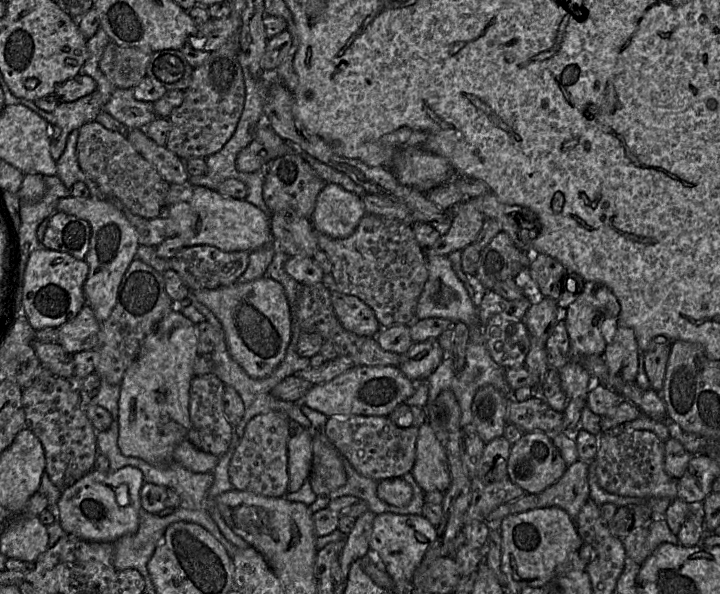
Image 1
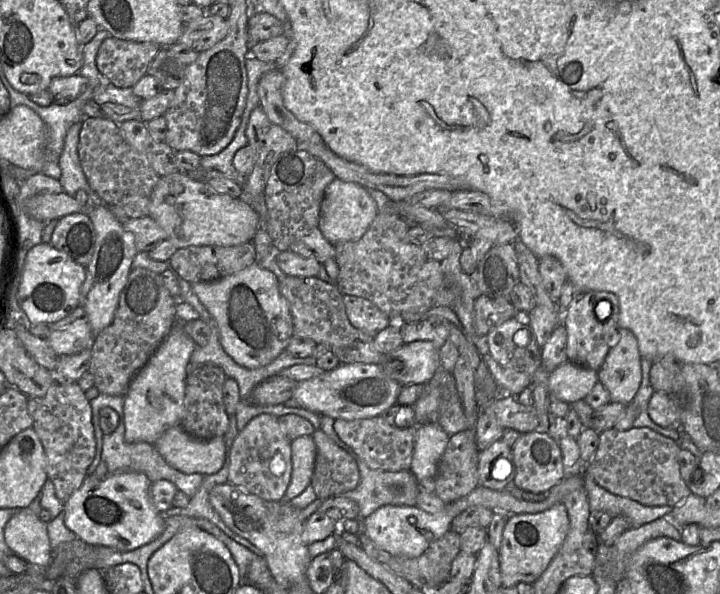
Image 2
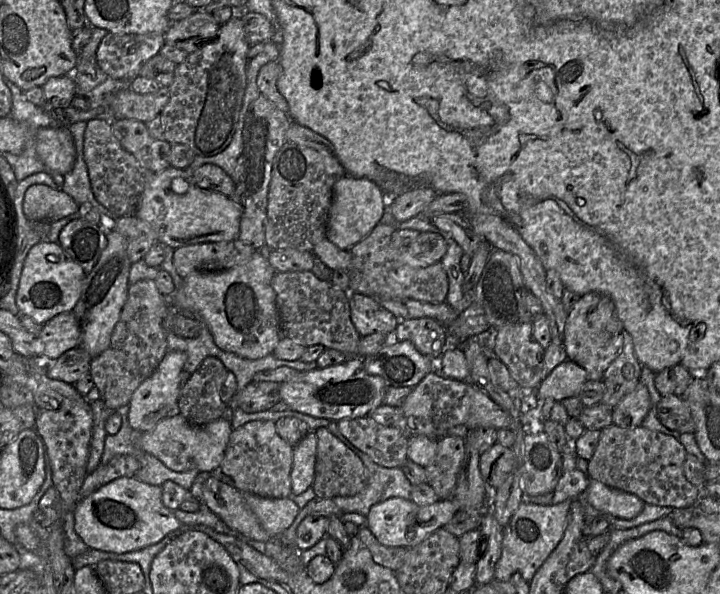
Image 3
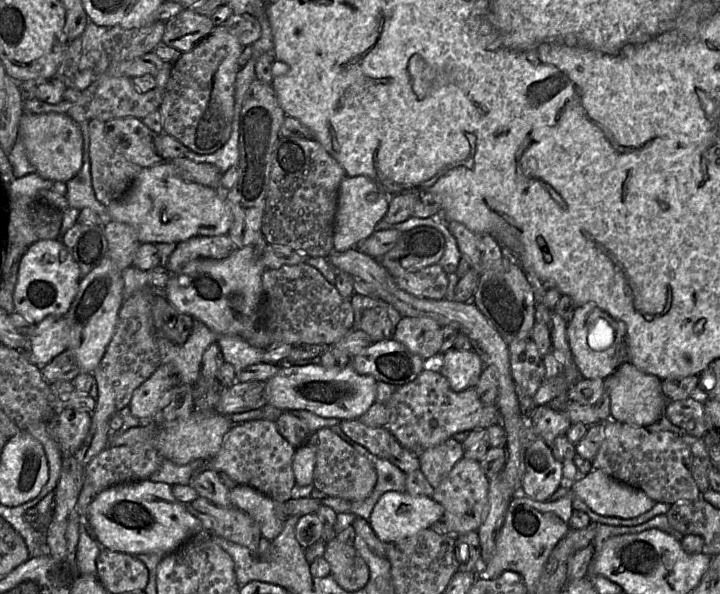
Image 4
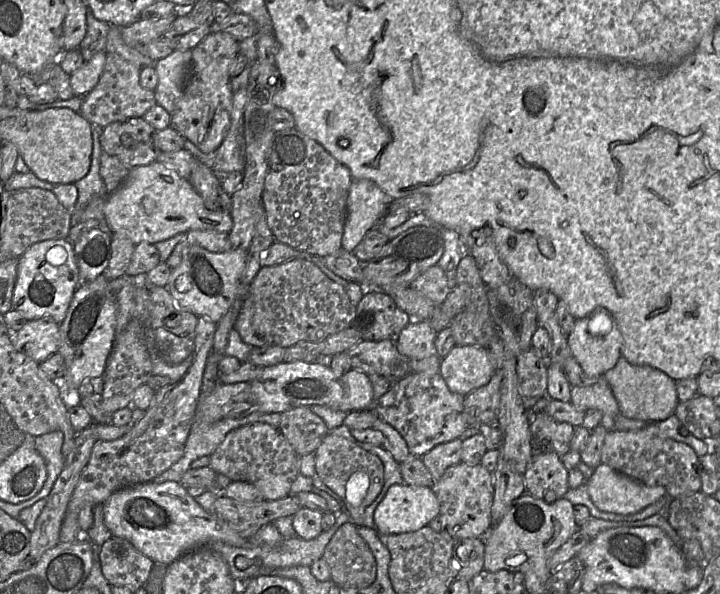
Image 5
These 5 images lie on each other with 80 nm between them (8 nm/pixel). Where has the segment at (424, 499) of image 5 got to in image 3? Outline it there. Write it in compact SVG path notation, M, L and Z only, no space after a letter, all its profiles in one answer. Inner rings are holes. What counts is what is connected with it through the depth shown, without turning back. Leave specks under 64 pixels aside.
M389 498L375 504L366 516L365 525L378 542L388 547L411 547L421 543L432 532L442 528L460 510L450 500L439 500L431 505L418 506L403 498Z

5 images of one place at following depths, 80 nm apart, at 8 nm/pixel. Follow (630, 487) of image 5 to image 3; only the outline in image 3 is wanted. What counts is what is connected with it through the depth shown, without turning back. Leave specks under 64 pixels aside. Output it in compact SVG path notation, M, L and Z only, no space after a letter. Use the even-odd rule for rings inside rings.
M593 479L589 480L584 499L595 509L622 519L636 517L645 504L634 494L611 488Z

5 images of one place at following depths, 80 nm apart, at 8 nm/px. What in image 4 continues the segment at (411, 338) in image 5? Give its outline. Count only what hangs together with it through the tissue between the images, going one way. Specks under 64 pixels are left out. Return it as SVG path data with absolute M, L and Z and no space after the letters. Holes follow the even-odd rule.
M402 317L393 339L421 358L436 361L441 355L442 326L428 317Z

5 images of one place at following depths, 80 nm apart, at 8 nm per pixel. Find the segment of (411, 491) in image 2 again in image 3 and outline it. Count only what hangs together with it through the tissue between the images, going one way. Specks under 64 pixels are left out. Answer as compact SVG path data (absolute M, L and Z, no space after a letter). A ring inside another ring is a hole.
M349 441L348 443L353 447L352 451L361 459L368 471L368 484L360 493L354 496L334 497L332 499L342 513L357 513L366 517L375 504L384 502L389 498L410 500L412 485L401 468L386 468L379 466L367 454L356 448Z

